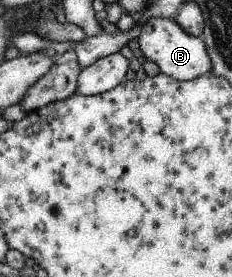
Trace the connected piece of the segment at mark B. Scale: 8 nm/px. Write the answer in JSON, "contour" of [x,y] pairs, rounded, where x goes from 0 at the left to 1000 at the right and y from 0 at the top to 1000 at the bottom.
{"contour":[[[647,58],[599,105],[595,155],[629,217],[664,220],[698,267],[763,289],[862,278],[909,256],[909,224],[871,134],[849,137],[784,112],[754,65]]]}

